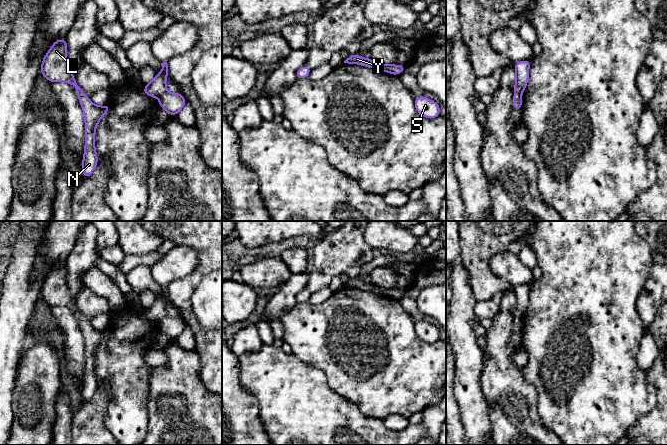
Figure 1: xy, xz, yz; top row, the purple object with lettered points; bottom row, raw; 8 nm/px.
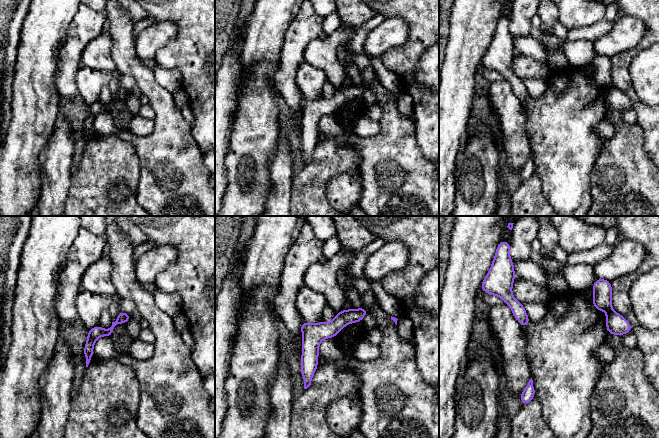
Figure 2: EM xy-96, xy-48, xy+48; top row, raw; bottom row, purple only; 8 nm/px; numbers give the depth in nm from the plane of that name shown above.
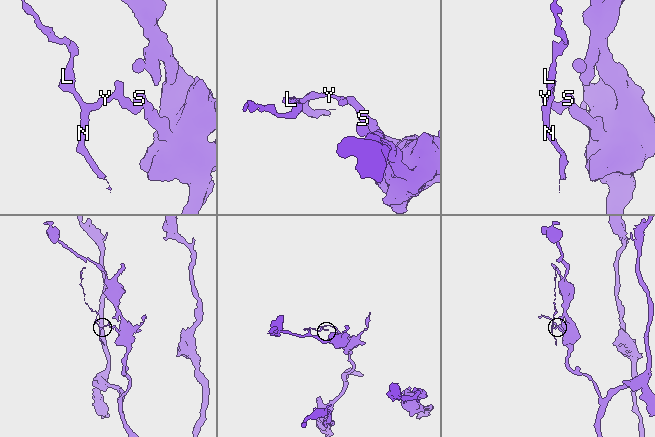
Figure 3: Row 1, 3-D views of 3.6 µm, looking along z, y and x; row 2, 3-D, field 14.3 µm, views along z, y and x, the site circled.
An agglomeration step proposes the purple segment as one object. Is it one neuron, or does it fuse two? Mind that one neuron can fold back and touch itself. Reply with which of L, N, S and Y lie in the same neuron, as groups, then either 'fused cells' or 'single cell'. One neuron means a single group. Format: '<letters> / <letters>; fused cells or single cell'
L N Y / S; fused cells

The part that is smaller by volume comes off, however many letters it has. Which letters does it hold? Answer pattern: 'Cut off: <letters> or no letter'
Cut off: L, N, Y

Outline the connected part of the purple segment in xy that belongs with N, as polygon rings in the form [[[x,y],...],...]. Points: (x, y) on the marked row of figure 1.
[[[66,38],[56,40],[42,60],[40,72],[53,82],[66,82],[75,87],[80,101],[85,121],[85,146],[82,160],[83,179],[89,177],[95,170],[98,157],[95,150],[95,132],[100,119],[111,109],[109,104],[97,106],[91,102],[81,87],[77,84],[69,67]]]

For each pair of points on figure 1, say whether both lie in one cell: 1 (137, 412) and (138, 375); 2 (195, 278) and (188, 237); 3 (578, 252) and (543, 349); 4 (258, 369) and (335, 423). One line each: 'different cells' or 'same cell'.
1: same cell
2: same cell
3: same cell
4: same cell

